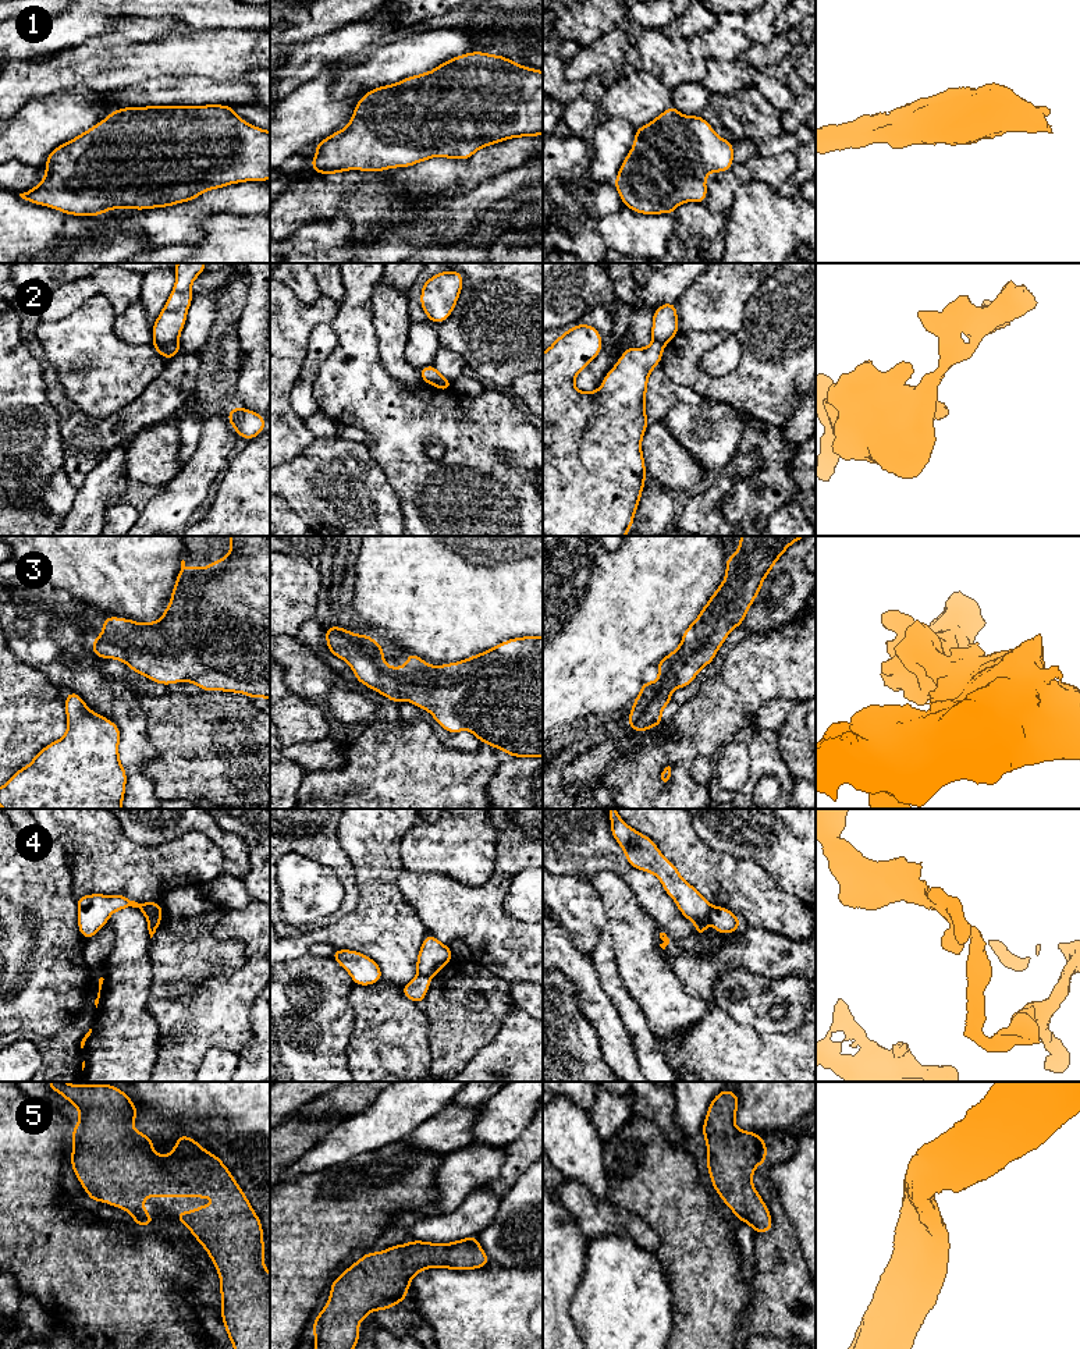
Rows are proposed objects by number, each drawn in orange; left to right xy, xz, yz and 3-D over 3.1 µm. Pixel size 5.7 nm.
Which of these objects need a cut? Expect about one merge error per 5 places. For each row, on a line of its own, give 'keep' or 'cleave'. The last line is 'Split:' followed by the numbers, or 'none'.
1: keep
2: cleave
3: keep
4: cleave
5: keep
Split: 2, 4

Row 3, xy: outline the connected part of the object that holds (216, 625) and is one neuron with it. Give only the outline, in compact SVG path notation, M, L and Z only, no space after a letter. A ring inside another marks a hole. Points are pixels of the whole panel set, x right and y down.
M270 536L227 537L232 542L230 551L209 567L186 568L181 561L171 600L160 620L139 624L109 615L102 622L103 633L93 639L93 654L122 661L134 672L166 686L192 682L203 692L234 692L270 700Z

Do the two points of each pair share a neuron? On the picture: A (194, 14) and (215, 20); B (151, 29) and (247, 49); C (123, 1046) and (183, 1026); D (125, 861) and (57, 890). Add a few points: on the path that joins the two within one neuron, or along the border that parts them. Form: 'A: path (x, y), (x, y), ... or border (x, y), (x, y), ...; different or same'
A: path (199, 14), (209, 14); same
B: border (171, 32), (149, 41), (137, 41); different
C: border (148, 1003), (148, 1011), (159, 1033), (155, 1065); different
D: border (64, 852), (74, 898); different

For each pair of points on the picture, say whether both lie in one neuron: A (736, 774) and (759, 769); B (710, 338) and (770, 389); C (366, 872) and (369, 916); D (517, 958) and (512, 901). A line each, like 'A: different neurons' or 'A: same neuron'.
A: different neurons
B: same neuron
C: same neuron
D: different neurons

